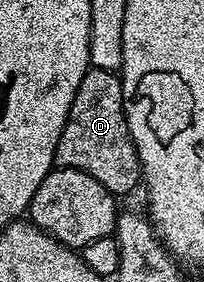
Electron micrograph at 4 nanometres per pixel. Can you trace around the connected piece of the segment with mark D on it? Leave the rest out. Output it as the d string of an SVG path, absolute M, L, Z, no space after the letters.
M92 67L85 79L81 79L81 87L77 87L55 148L55 165L61 169L85 171L85 175L93 175L101 187L116 195L140 188L139 156L129 135L123 106L123 82L118 72Z

